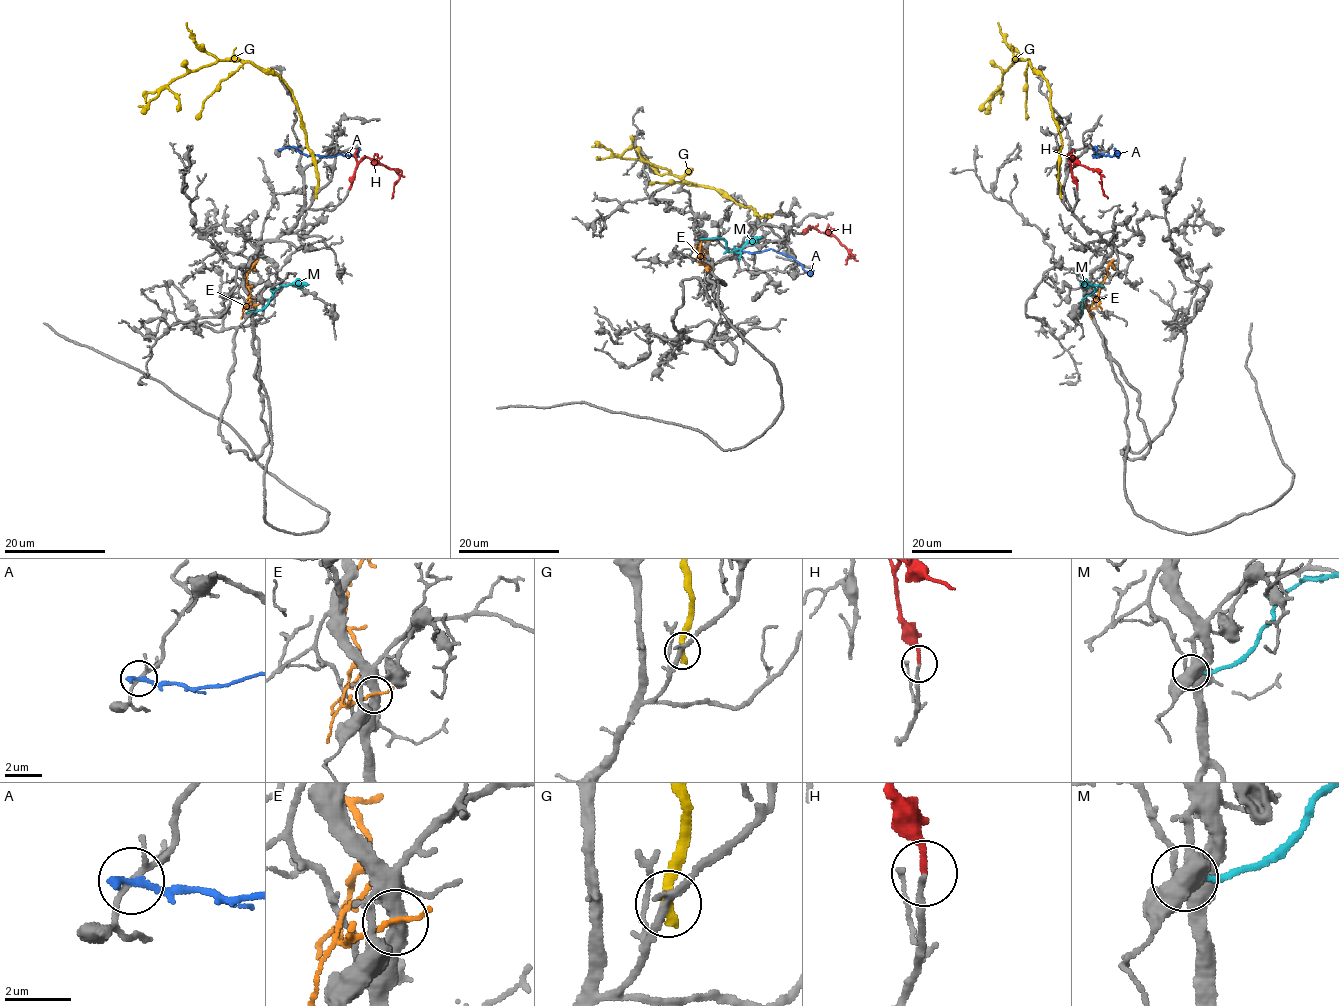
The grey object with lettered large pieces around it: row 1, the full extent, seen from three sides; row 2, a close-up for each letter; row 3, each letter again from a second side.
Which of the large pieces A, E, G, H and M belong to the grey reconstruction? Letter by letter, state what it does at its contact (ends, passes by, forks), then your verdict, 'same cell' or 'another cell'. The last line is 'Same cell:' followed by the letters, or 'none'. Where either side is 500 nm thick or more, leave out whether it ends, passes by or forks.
A: it ends; another cell
E: it passes by; another cell
G: it ends; another cell
H: it ends; same cell
M: another cell
Same cell: H

